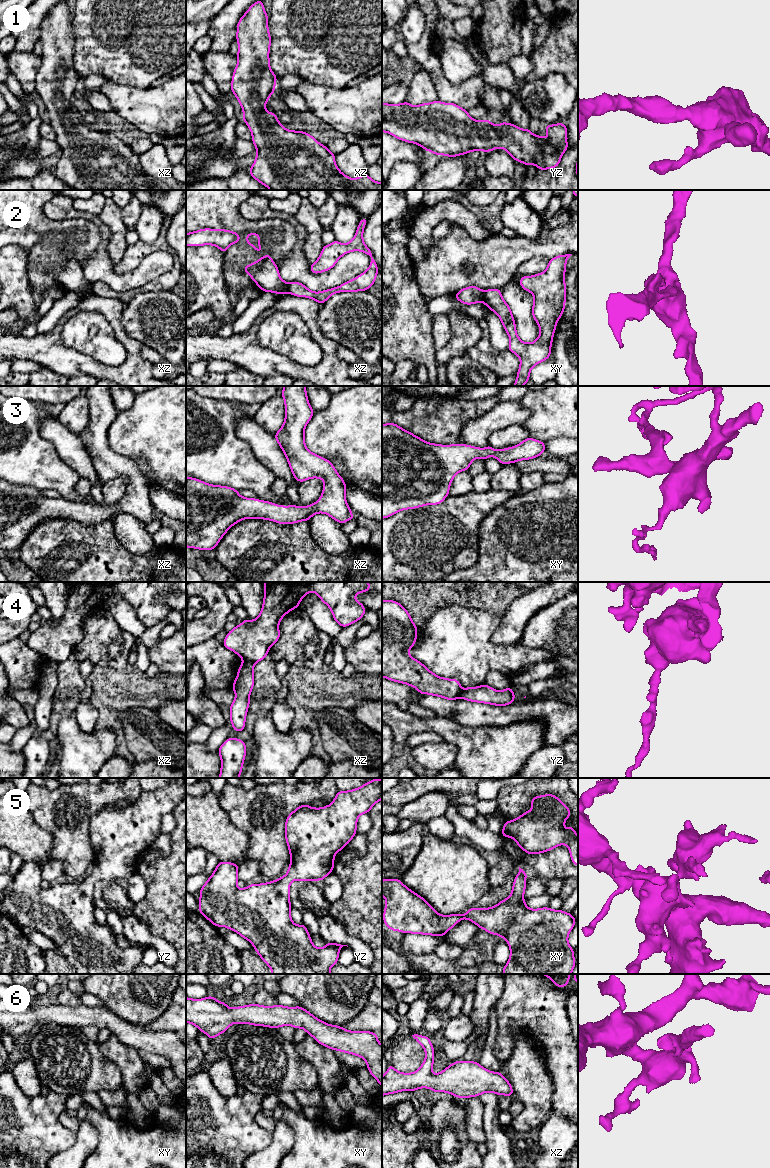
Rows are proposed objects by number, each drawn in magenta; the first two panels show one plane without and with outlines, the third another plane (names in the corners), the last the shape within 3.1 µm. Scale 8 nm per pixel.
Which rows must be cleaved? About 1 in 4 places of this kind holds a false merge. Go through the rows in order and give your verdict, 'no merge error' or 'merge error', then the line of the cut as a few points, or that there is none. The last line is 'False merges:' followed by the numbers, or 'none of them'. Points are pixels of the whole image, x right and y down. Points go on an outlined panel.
1: no merge error; cut none
2: merge error; cut xy (483, 291), (484, 301)
3: no merge error; cut none
4: merge error; cut xz (243, 660), (253, 663)
5: no merge error; cut none
6: no merge error; cut none
False merges: 2, 4

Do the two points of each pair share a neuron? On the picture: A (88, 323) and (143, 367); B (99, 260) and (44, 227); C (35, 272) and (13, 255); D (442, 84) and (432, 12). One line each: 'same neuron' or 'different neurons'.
A: different neurons
B: different neurons
C: different neurons
D: same neuron

